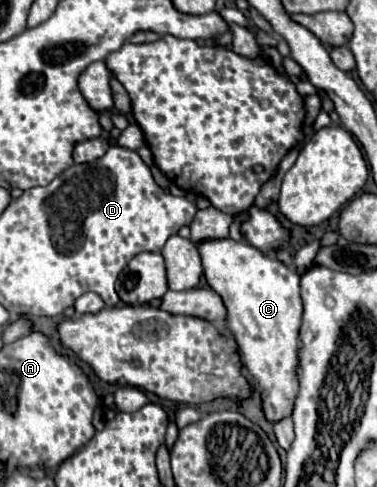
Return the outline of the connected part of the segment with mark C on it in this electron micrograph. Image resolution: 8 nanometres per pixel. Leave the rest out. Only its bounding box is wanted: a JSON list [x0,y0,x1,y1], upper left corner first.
[196,239,302,421]

